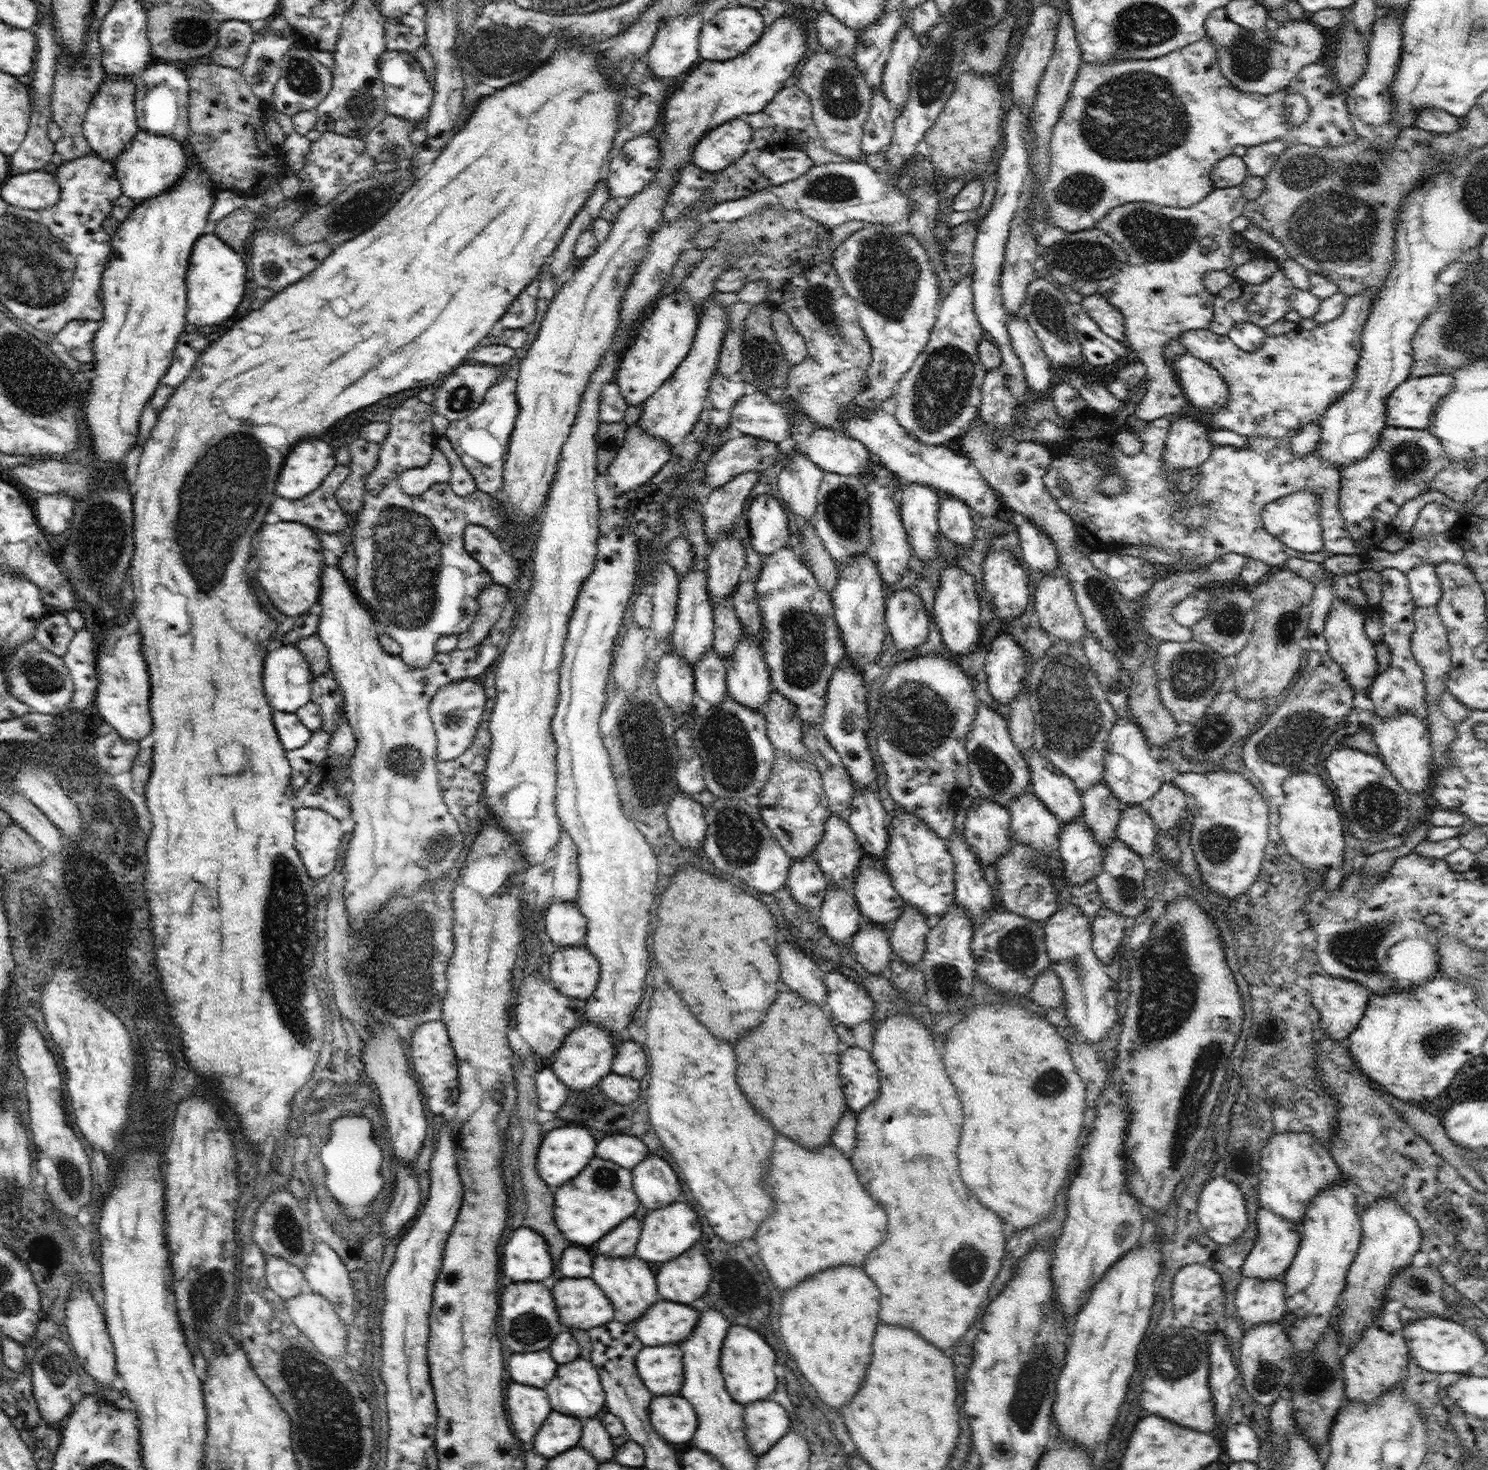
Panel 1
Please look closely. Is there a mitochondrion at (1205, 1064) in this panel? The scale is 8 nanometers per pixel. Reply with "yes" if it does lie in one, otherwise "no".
yes

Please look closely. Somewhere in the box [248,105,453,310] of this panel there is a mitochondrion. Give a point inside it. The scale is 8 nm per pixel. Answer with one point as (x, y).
(365, 204)

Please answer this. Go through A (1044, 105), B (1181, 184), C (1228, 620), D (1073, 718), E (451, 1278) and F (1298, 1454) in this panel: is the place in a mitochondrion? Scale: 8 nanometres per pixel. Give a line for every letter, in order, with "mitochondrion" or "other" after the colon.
A: other
B: other
C: mitochondrion
D: mitochondrion
E: other
F: other

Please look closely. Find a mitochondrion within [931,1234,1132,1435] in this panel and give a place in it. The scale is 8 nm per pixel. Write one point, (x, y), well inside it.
(968, 1274)

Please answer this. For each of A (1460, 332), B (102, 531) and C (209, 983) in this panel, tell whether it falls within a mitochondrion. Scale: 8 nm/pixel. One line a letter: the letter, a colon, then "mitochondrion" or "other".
A: mitochondrion
B: mitochondrion
C: other

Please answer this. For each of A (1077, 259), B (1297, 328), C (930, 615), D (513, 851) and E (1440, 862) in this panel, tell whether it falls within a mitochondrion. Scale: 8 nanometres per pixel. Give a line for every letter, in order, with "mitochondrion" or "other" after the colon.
A: mitochondrion
B: other
C: other
D: other
E: other

